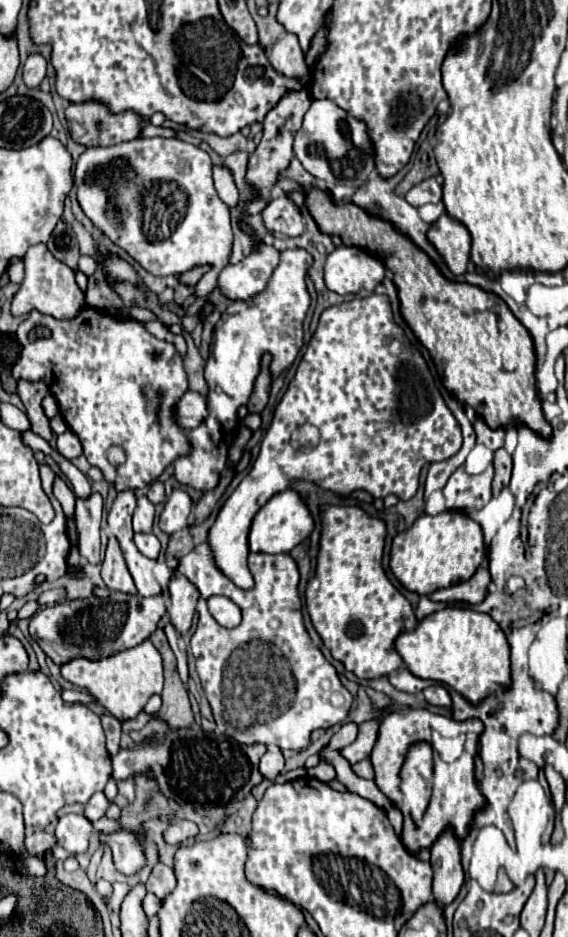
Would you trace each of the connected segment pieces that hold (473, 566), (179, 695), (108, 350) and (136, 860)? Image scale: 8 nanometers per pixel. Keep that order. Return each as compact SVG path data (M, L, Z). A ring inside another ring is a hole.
M443 511L439 515L421 515L405 533L399 533L393 539L391 571L409 591L415 591L419 595L431 595L437 589L469 581L475 575L475 571L481 567L483 557L485 557L485 541L481 525L461 511Z
M155 629L151 633L151 643L157 647L157 651L163 657L163 667L165 667L165 687L163 687L163 707L161 707L161 719L175 731L175 729L183 729L183 727L191 727L195 723L191 705L189 705L189 697L187 697L187 689L179 679L177 667L175 667L175 655L169 649L167 637L163 633L163 629Z
M85 305L73 319L55 319L39 311L31 311L15 335L23 349L19 361L11 369L13 379L25 379L31 383L45 381L59 403L63 419L79 437L87 461L99 467L109 483L123 485L127 489L143 489L157 481L167 465L191 453L191 439L187 431L177 425L177 417L173 413L179 399L189 389L183 357L173 343L153 337L141 321L115 317L107 311ZM111 445L121 445L127 453L127 461L121 467L111 465L105 457Z
M115 833L113 837L105 839L107 845L111 845L113 841L115 841L113 861L115 861L115 867L123 875L135 875L141 867L145 867L147 857L145 857L145 849L139 839L133 839L133 835L129 835L129 833Z

